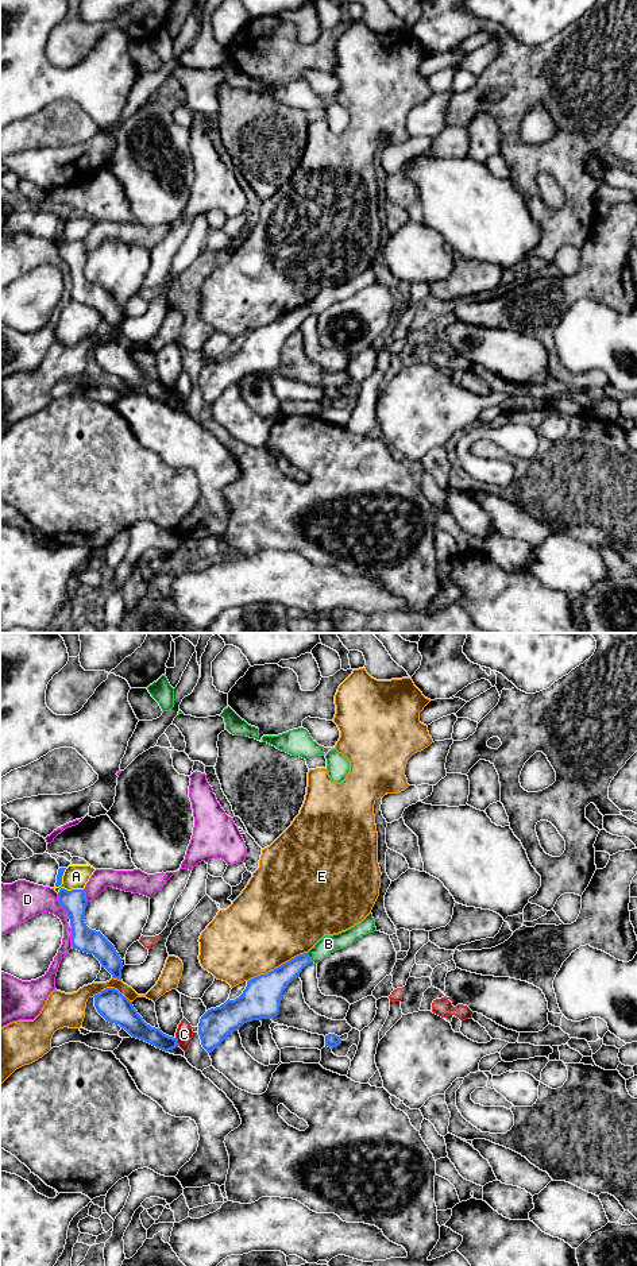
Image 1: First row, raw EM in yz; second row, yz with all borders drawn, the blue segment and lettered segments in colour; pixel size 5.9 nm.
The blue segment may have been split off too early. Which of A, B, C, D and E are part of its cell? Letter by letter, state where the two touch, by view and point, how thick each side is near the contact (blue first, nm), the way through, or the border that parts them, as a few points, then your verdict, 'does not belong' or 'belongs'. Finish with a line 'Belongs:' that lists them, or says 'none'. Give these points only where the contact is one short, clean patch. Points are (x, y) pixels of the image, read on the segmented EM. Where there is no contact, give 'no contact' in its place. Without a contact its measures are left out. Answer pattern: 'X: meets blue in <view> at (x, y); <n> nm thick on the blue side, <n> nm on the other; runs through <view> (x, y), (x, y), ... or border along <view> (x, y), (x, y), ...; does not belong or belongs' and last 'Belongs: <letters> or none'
A: meets blue in yz at (62, 888); 150 nm thick on the blue side, 140 nm on the other; border along yz (65, 868), (60, 886), (68, 890), (82, 890); does not belong
B: meets blue in yz at (308, 957); 140 nm thick on the blue side, 110 nm on the other; runs through yz (275, 981), (308, 957), (316, 954), (328, 944); belongs
C: meets blue in yz at (176, 1041); 120 nm thick on the blue side, 100 nm on the other; does not belong
D: meets blue in yz at (61, 906); 150 nm thick on the blue side, 240 nm on the other; does not belong
E: meets blue in yz at (275, 968); 240 nm thick on the blue side, 480 nm on the other; does not belong
Belongs: B

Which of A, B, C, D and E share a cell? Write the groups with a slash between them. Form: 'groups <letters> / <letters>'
groups A / B / C / D / E

